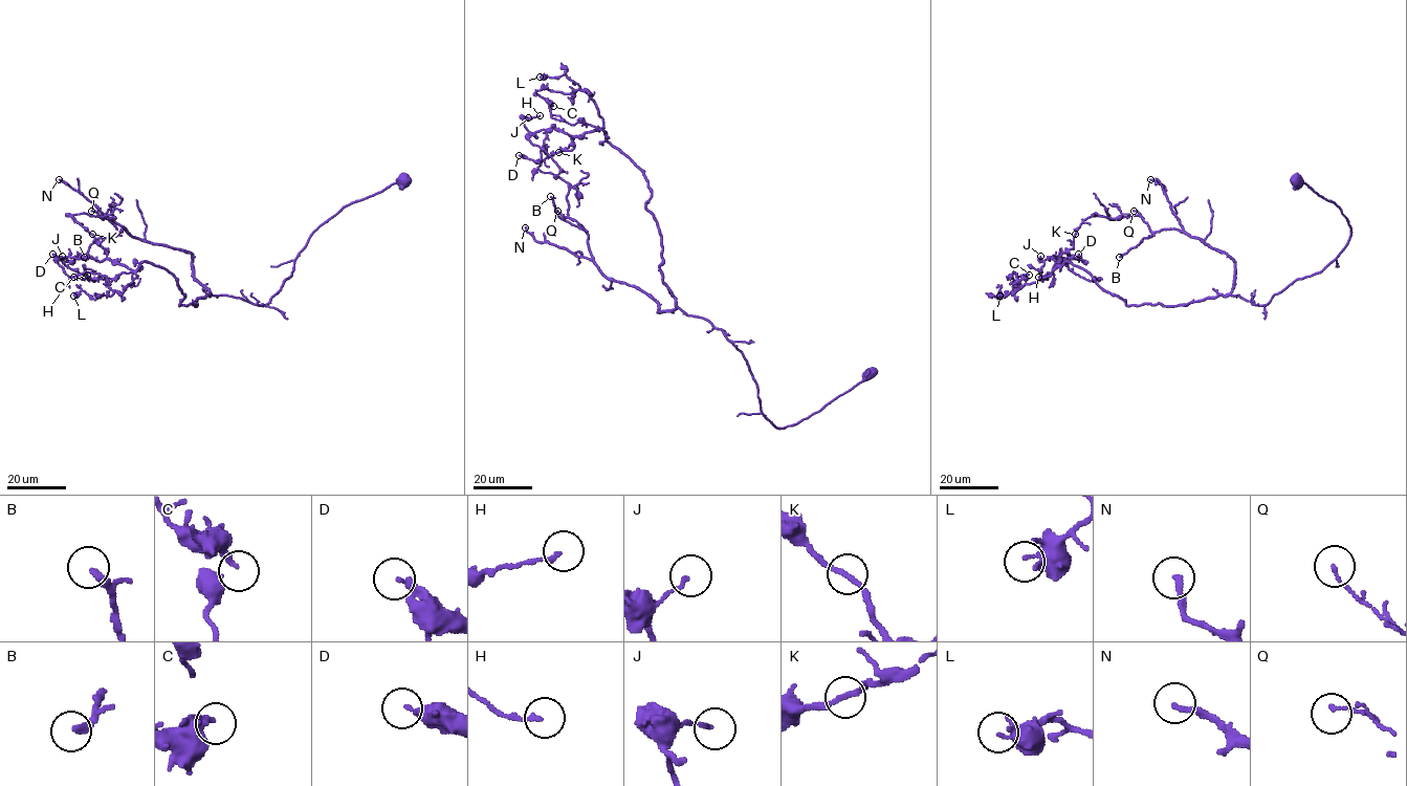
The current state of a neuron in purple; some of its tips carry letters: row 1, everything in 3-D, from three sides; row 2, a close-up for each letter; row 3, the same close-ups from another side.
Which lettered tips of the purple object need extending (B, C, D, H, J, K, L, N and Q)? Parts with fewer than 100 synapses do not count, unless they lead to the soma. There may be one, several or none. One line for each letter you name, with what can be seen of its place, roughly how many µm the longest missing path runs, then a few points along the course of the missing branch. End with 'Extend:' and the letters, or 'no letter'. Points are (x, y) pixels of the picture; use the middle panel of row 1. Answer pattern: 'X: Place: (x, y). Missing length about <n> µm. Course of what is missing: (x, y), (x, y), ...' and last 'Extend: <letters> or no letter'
Extend: no letter

